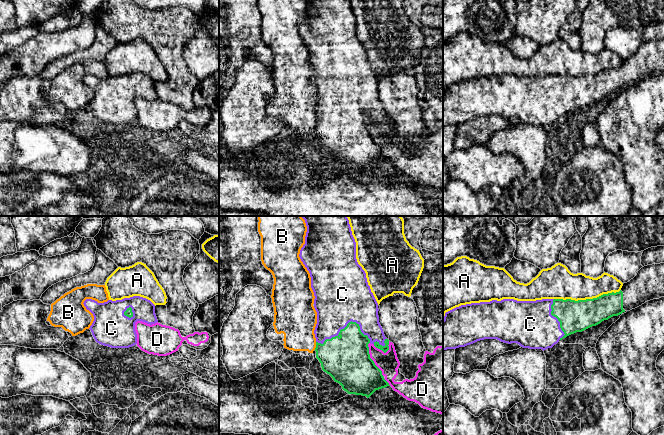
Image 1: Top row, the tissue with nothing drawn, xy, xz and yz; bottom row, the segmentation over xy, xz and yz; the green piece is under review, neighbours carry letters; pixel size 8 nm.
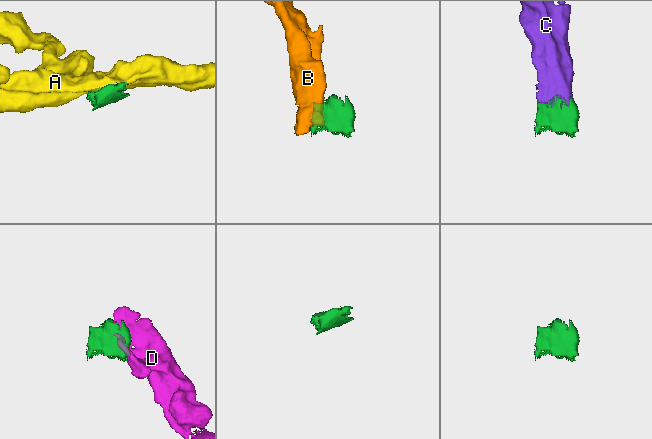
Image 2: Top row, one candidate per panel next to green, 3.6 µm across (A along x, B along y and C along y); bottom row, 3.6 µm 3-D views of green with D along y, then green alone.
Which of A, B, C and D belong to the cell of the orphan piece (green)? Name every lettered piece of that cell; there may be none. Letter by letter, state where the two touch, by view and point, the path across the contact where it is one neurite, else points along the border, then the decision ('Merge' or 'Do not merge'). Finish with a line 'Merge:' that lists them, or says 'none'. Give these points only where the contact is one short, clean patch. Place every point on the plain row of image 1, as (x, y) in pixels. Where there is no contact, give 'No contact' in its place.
A: Touches green at yz (587, 75). Do not merge
B: Touches green at xz (316, 122). Do not merge
C: Touches green at xz (345, 103). Merge
D: Touches green at xz (371, 135). Do not merge
Merge: C

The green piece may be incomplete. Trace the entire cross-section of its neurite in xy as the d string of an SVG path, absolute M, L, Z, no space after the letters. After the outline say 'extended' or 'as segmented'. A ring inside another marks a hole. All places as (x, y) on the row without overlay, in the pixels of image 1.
M140 72L104 79L86 75L83 80L94 92L89 105L95 117L111 124L129 124L137 120L137 97L150 101L158 98L155 81Z; extended

